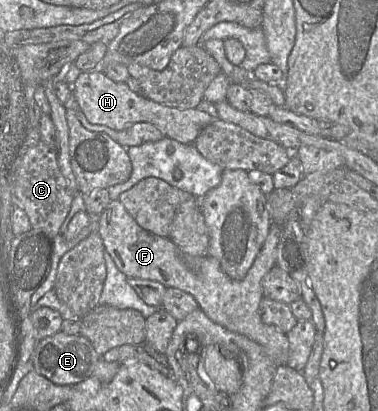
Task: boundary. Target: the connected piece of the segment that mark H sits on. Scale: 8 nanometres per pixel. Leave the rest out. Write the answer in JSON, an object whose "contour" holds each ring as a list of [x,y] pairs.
{"contour":[[[82,71],[72,84],[72,93],[92,124],[122,131],[136,123],[151,123],[166,137],[193,144],[200,132],[216,118],[196,108],[178,109],[152,101],[134,92],[126,82],[115,82],[101,71]]]}

